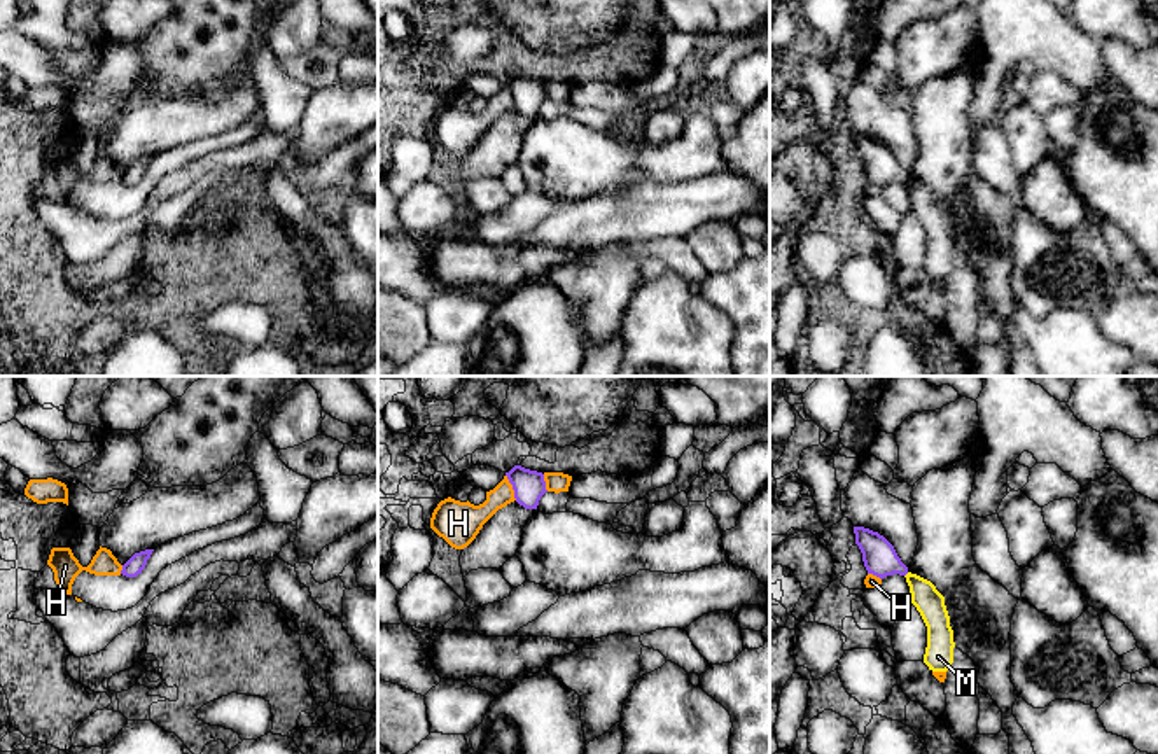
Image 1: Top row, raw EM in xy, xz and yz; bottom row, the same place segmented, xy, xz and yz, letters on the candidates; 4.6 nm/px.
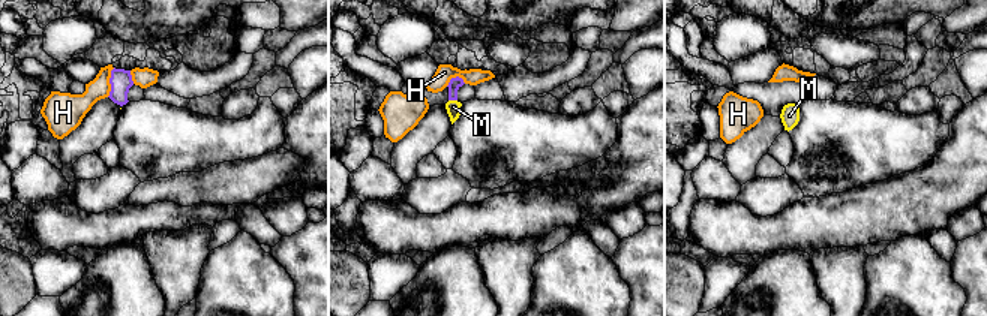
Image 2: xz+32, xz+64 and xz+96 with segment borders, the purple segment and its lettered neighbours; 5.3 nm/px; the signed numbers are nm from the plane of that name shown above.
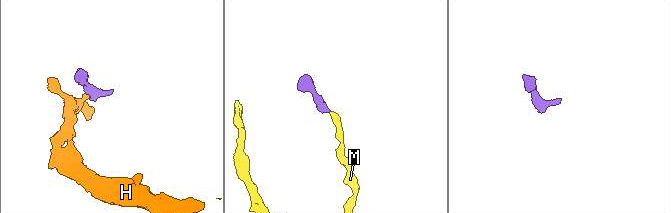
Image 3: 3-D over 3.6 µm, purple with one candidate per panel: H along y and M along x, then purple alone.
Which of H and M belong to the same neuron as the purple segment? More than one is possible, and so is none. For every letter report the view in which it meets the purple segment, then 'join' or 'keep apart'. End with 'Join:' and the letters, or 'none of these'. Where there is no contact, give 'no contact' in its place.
H: meets purple in xz; keep apart
M: no contact; join
Join: M

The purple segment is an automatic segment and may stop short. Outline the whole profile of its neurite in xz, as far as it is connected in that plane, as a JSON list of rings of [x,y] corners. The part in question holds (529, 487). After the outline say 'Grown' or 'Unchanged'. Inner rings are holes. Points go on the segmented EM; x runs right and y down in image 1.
[[[514,465],[506,472],[514,490],[514,499],[525,509],[537,509],[541,497],[548,492],[544,474]]]. Unchanged

